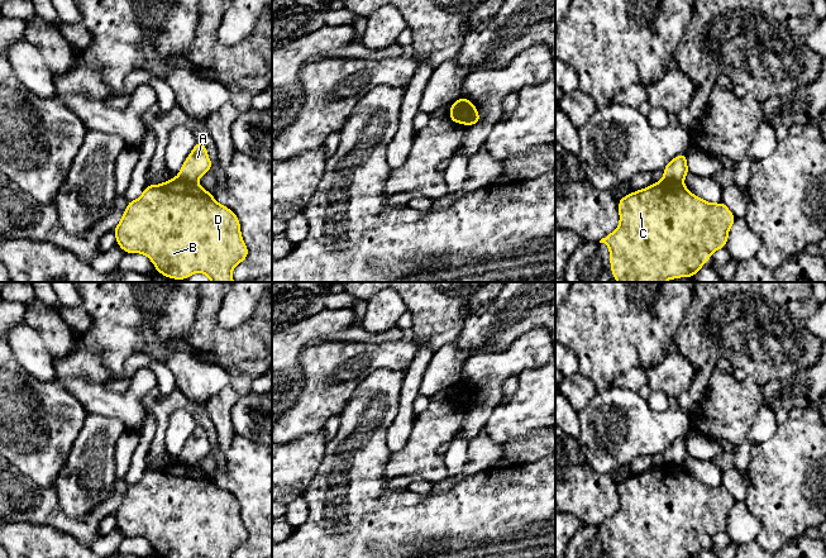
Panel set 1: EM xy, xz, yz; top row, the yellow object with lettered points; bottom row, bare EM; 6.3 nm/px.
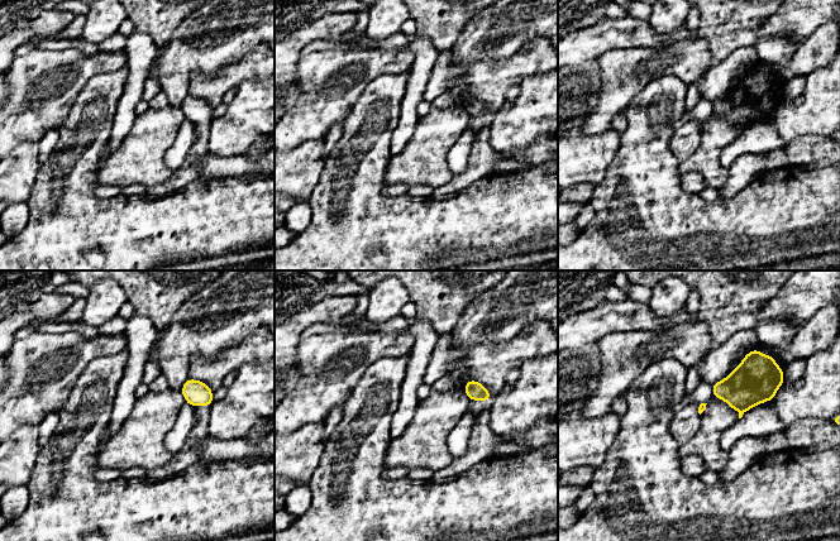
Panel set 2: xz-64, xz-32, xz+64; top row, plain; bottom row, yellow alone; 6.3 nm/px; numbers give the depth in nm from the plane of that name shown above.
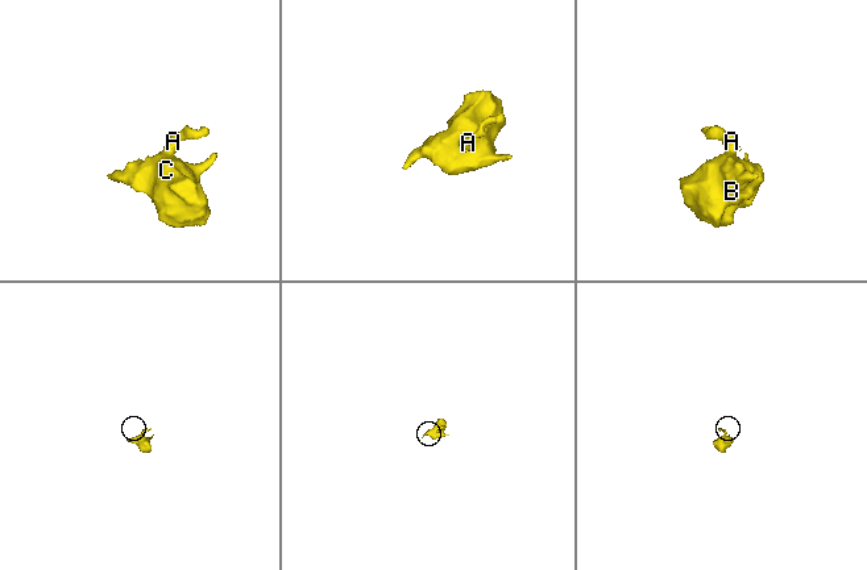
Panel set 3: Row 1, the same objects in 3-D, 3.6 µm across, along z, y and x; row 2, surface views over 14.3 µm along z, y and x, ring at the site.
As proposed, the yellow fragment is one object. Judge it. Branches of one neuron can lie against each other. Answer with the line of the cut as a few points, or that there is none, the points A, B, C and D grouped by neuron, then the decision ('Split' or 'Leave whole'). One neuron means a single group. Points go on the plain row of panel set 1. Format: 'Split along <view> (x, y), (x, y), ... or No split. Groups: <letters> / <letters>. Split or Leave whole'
Split along xy (177, 461), (195, 466). Groups: A / B C D. Split

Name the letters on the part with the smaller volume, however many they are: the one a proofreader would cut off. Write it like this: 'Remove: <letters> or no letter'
Remove: A

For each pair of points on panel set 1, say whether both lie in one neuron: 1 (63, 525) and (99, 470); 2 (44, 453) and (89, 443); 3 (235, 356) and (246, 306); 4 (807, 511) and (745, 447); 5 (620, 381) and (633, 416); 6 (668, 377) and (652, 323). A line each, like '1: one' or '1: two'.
1: two
2: two
3: two
4: two
5: two
6: two

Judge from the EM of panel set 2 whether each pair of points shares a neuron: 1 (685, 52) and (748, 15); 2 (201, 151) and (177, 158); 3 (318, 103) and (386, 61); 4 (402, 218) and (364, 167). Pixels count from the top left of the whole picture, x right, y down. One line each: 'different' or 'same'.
1: different
2: different
3: same
4: same

